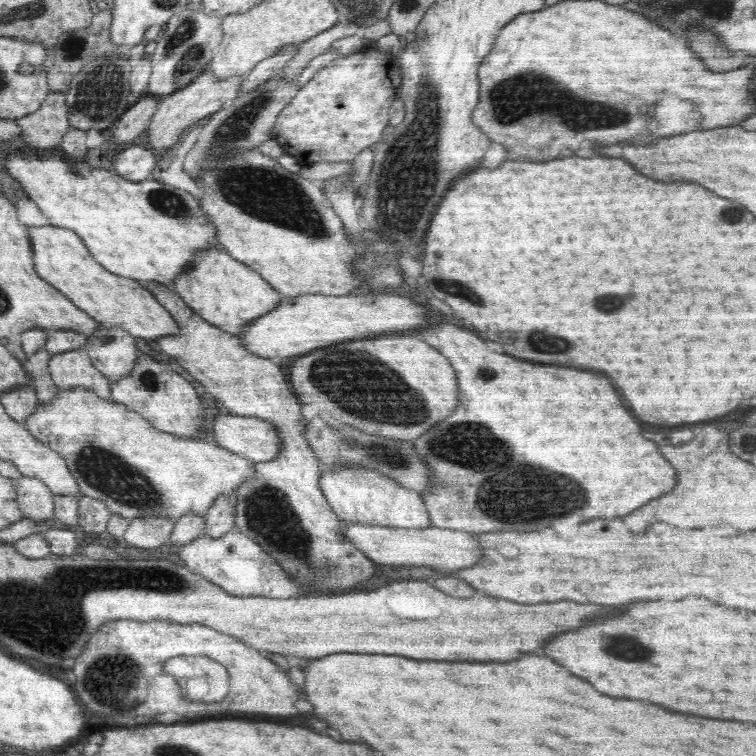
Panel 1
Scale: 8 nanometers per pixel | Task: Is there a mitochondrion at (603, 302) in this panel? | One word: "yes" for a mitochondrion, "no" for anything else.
yes

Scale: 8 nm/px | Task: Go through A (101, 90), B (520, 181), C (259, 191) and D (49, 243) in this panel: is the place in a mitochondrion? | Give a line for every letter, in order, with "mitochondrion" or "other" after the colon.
A: mitochondrion
B: other
C: mitochondrion
D: other

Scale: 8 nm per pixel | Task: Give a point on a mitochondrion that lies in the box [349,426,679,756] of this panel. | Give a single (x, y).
(623, 647)

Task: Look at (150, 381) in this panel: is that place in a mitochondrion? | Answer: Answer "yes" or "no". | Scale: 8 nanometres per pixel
no

